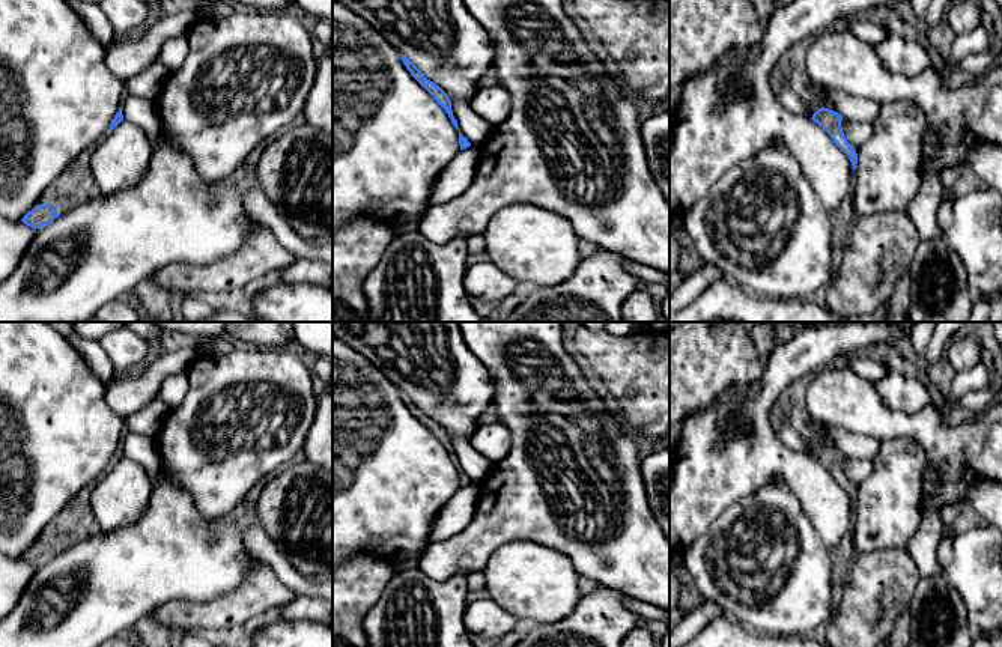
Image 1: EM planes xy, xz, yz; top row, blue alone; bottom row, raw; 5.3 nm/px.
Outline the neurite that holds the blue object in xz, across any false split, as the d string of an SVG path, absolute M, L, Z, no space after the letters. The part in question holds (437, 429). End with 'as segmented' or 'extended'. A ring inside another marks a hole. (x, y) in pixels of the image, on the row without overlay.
M405 393L402 399L411 412L435 435L435 438L445 447L453 462L459 468L460 488L472 483L480 484L487 474L492 471L492 462L481 457L465 438L450 438L448 432L436 423L433 418L427 417L423 409Z; extended

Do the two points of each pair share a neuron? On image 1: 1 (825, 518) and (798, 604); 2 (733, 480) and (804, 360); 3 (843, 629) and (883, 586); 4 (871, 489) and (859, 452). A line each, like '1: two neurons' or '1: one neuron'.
1: two neurons
2: one neuron
3: one neuron
4: two neurons

